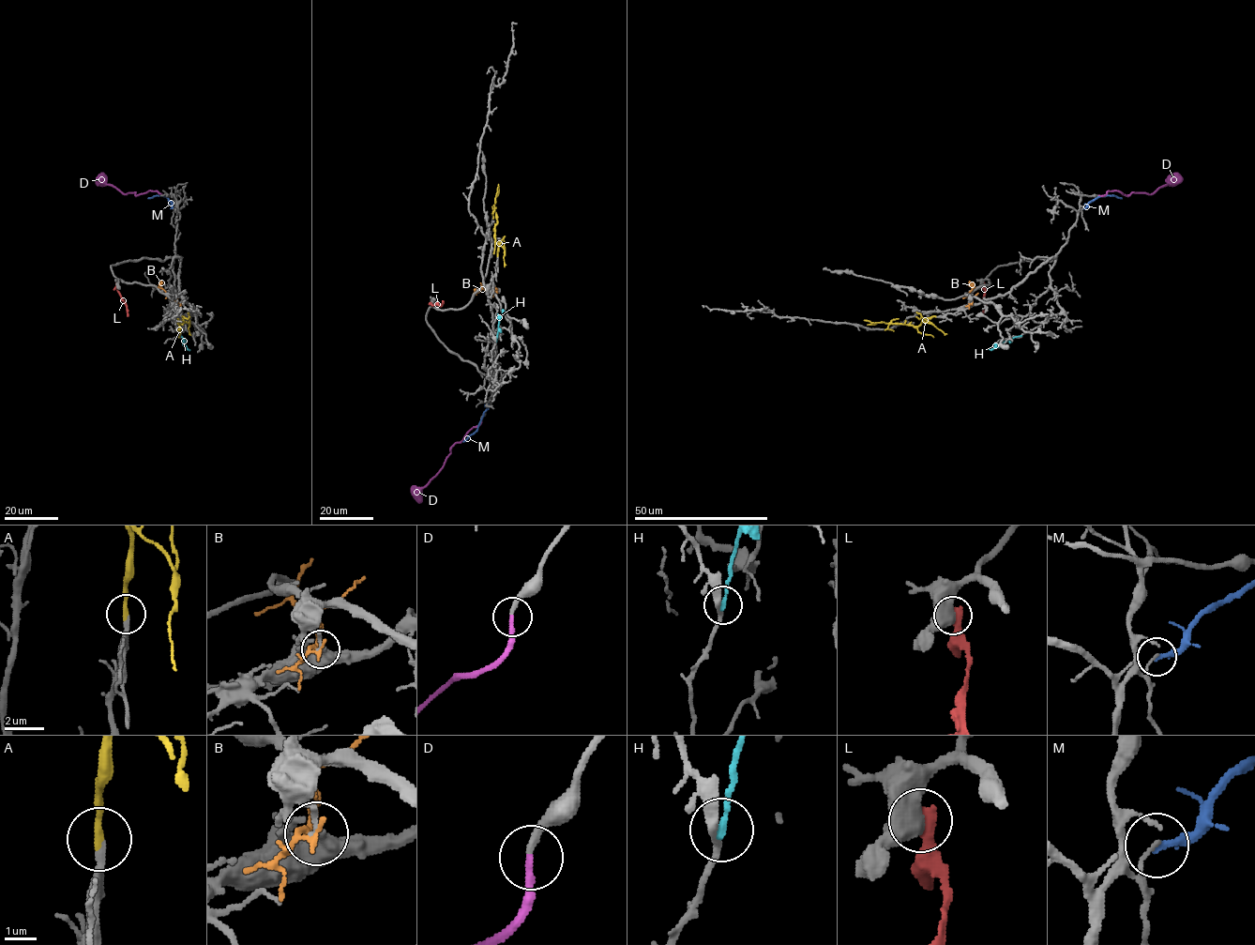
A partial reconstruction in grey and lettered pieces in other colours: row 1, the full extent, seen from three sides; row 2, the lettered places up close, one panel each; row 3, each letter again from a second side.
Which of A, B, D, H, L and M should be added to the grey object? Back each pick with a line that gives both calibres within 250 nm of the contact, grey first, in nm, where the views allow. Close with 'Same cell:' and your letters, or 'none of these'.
A: 220 nm thick on the grey side, 260 nm on the other
D: 220 nm thick on the grey side, 240 nm on the other
Same cell: A, D

